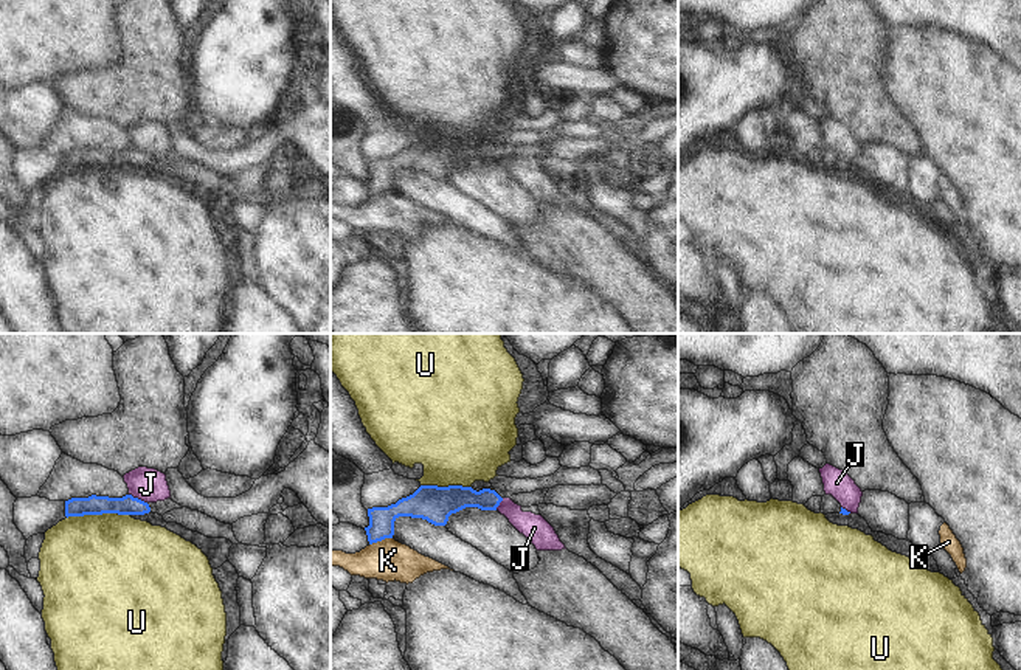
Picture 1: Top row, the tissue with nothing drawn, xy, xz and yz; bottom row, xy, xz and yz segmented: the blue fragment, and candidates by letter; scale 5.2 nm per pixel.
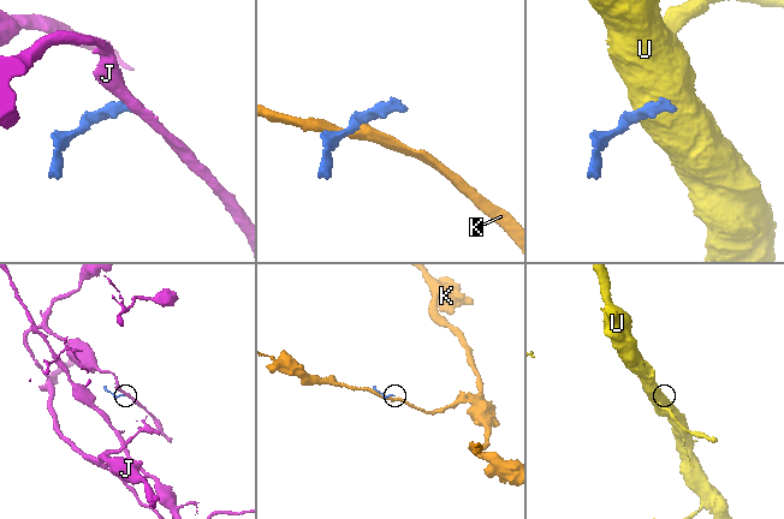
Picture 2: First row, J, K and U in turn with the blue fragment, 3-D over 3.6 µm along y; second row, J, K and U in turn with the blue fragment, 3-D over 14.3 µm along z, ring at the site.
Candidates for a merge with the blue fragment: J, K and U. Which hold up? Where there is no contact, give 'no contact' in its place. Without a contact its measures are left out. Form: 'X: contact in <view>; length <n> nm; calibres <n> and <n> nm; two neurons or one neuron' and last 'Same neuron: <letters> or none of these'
J: contact in xy; length 110 nm; calibres 100 and 180 nm; two neurons
K: contact in xz; length 130 nm; calibres 130 and 220 nm; two neurons
U: contact in xy; length 320 nm; calibres 100 and 500 nm; two neurons
Same neuron: none of these

